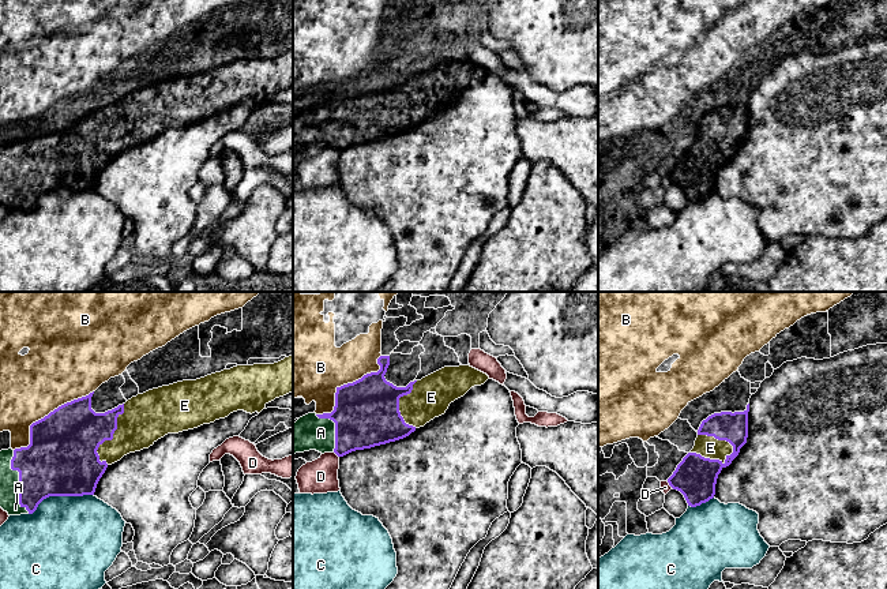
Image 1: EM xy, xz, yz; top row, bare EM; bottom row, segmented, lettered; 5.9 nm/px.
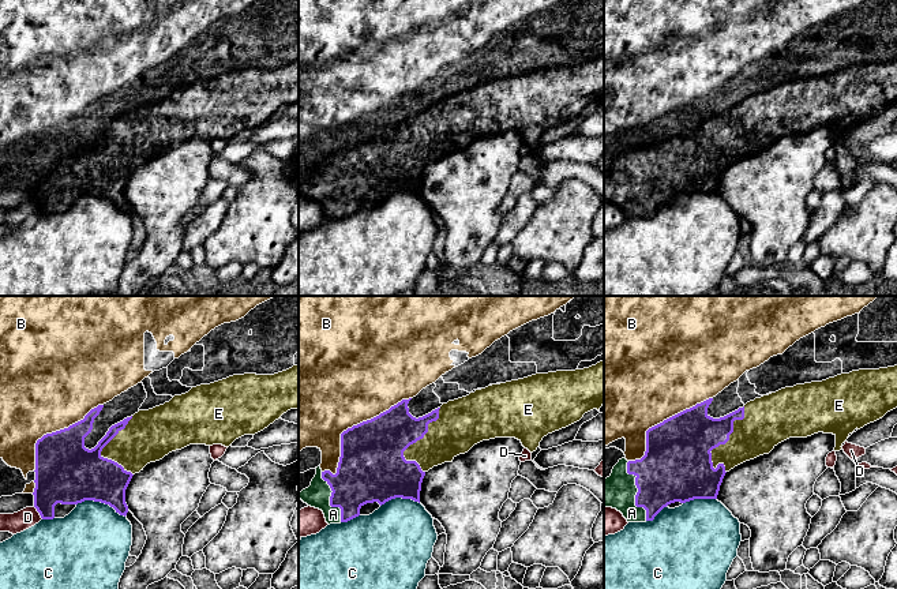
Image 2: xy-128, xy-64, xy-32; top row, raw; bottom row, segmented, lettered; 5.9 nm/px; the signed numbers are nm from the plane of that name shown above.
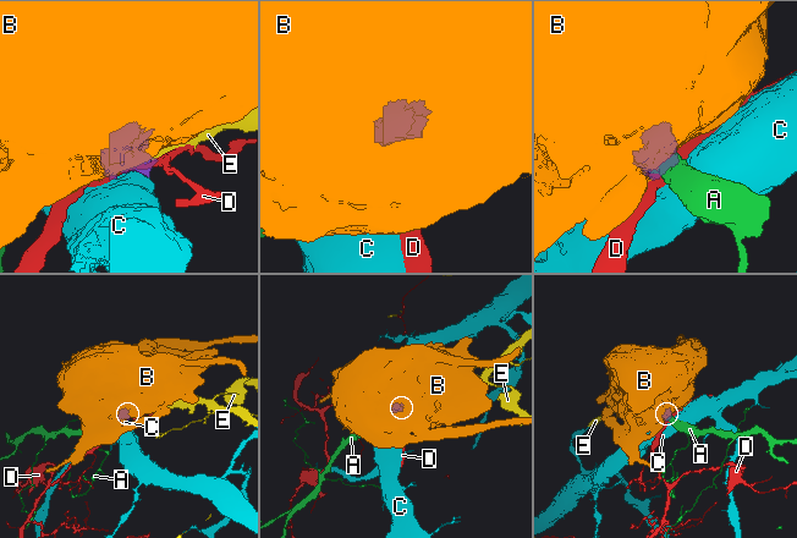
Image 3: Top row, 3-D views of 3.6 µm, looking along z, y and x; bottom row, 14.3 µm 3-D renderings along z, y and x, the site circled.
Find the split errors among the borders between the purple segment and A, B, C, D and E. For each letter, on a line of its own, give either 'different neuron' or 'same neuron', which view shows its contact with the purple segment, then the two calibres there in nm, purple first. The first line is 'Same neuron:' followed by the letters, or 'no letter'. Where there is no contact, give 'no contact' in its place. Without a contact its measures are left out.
Same neuron: A, E
A: same neuron | xy | 400/120 nm
B: different neuron | xy | 400/380 nm
C: different neuron | xy | 420/480 nm
D: different neuron | xz | 340/200 nm
E: same neuron | yz | 240/130 nm

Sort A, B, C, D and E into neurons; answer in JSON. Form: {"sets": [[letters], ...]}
{"sets": [["A", "E"], ["B"], ["C"], ["D"]]}

